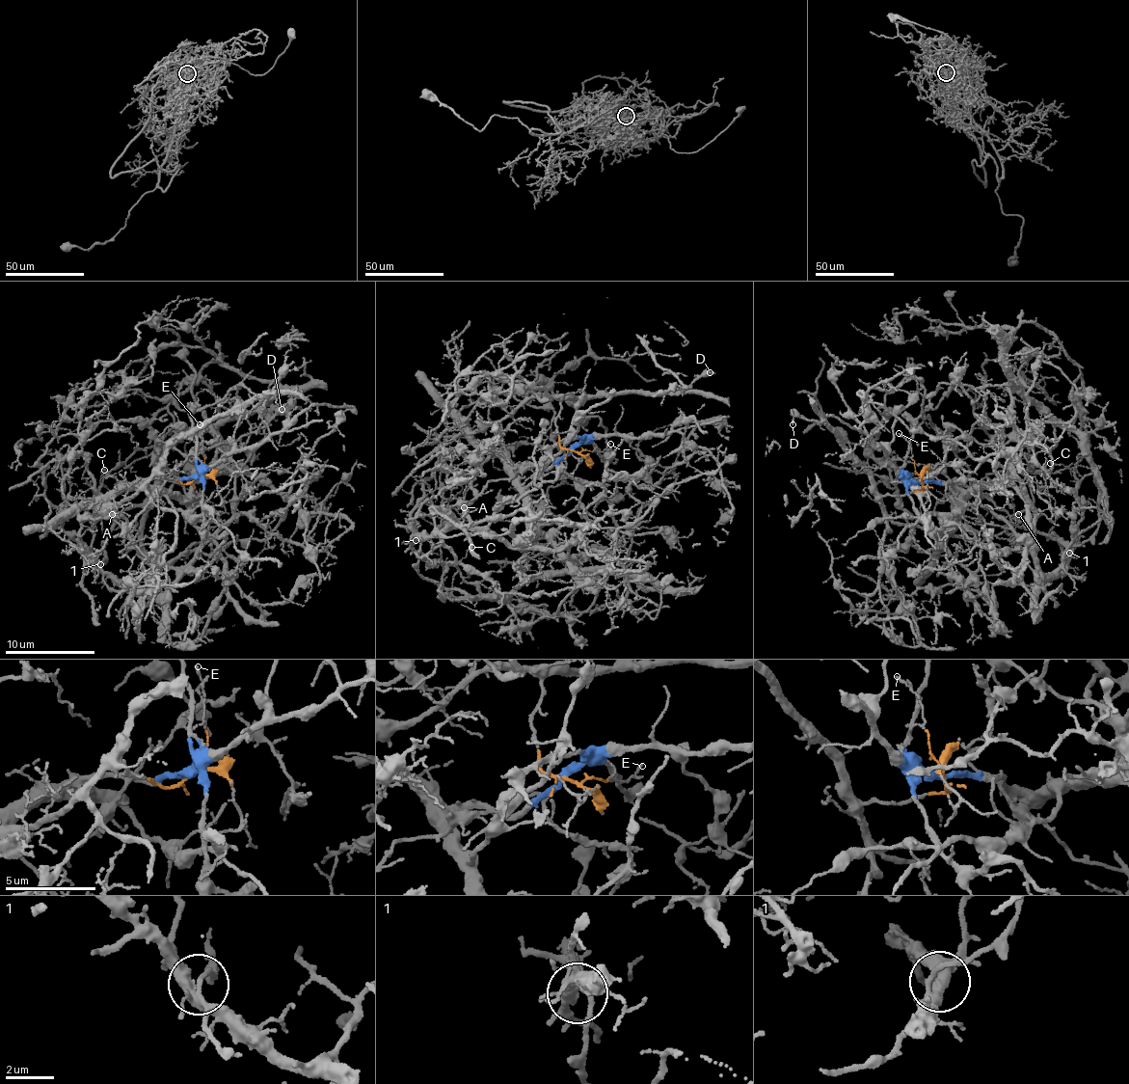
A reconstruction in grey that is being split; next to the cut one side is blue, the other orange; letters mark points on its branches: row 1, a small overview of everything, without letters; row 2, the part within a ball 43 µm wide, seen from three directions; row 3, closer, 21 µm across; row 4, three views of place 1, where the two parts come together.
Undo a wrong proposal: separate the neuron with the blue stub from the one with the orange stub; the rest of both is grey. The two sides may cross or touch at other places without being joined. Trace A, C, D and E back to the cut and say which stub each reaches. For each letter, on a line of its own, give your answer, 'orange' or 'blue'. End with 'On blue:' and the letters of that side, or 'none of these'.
A: blue
C: blue
D: orange
E: orange
On blue: A, C

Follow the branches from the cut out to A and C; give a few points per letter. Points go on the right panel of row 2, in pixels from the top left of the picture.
A: (922, 482), (938, 485), (945, 481), (950, 484), (957, 497), (981, 518), (1006, 528), (1019, 514)
C: (922, 482), (950, 484), (981, 518), (1034, 542), (1041, 571), (1063, 576), (1081, 518), (1078, 481), (1049, 463)

